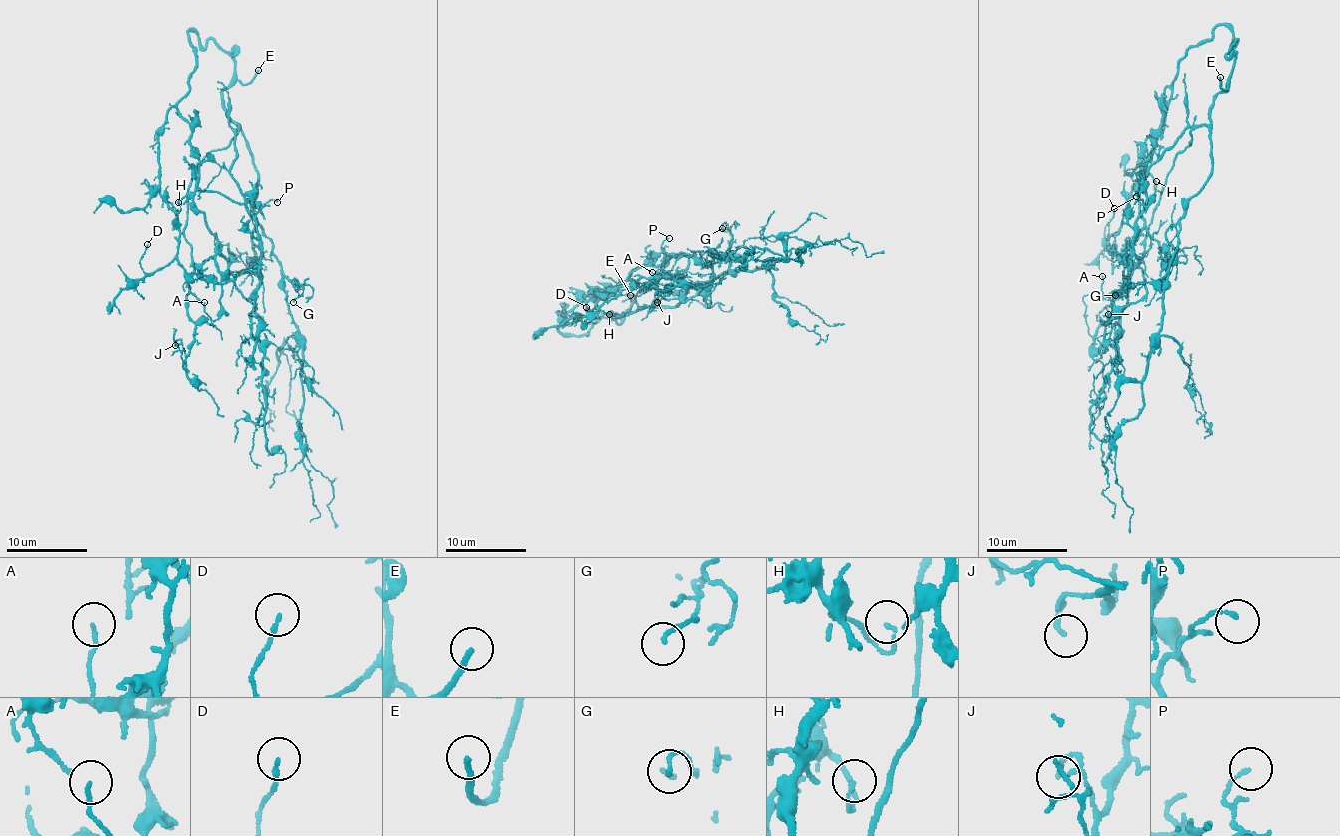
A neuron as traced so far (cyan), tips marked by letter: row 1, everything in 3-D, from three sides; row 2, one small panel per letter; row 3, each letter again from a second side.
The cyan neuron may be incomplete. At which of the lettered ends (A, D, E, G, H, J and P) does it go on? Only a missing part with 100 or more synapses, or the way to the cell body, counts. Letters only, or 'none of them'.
E

